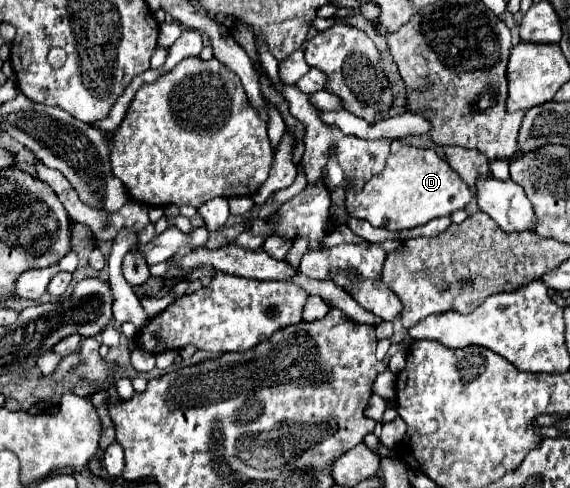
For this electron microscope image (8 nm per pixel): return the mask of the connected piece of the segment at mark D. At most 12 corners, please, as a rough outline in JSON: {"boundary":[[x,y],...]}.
{"boundary":[[401,147],[351,217],[403,231],[465,209],[473,193],[433,149]]}

